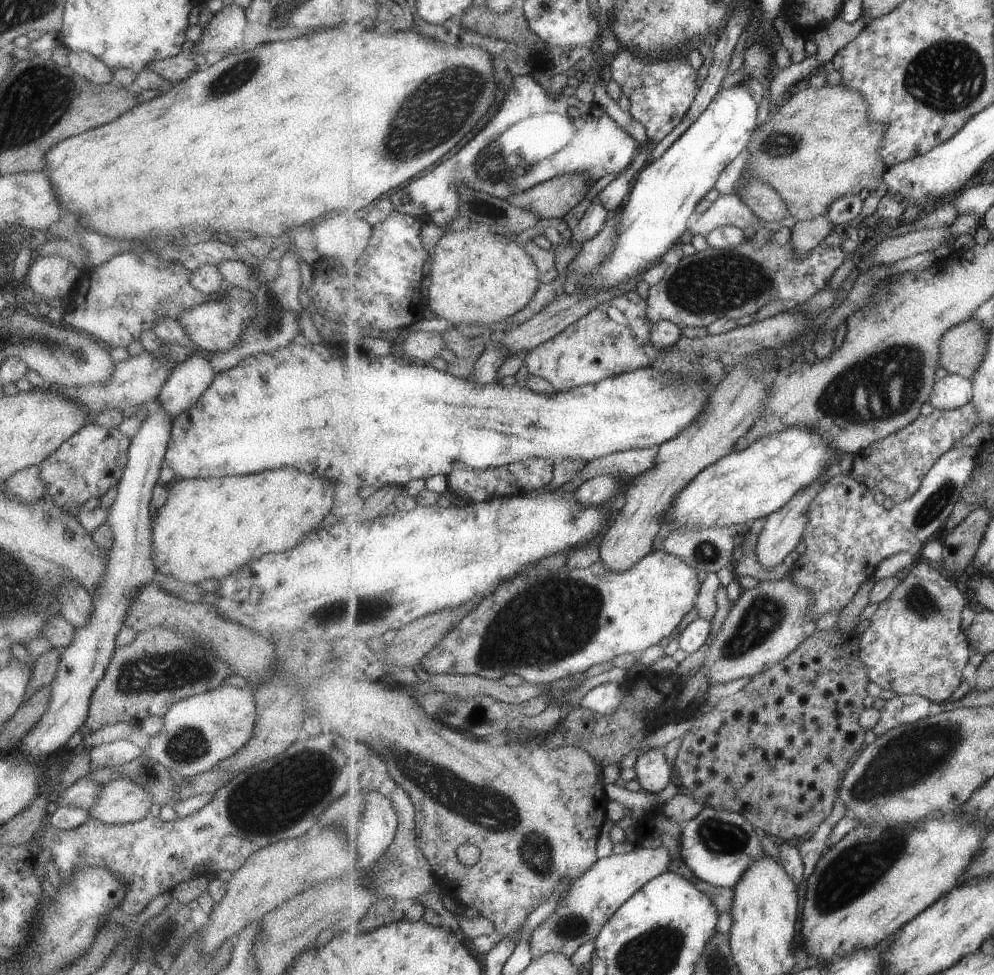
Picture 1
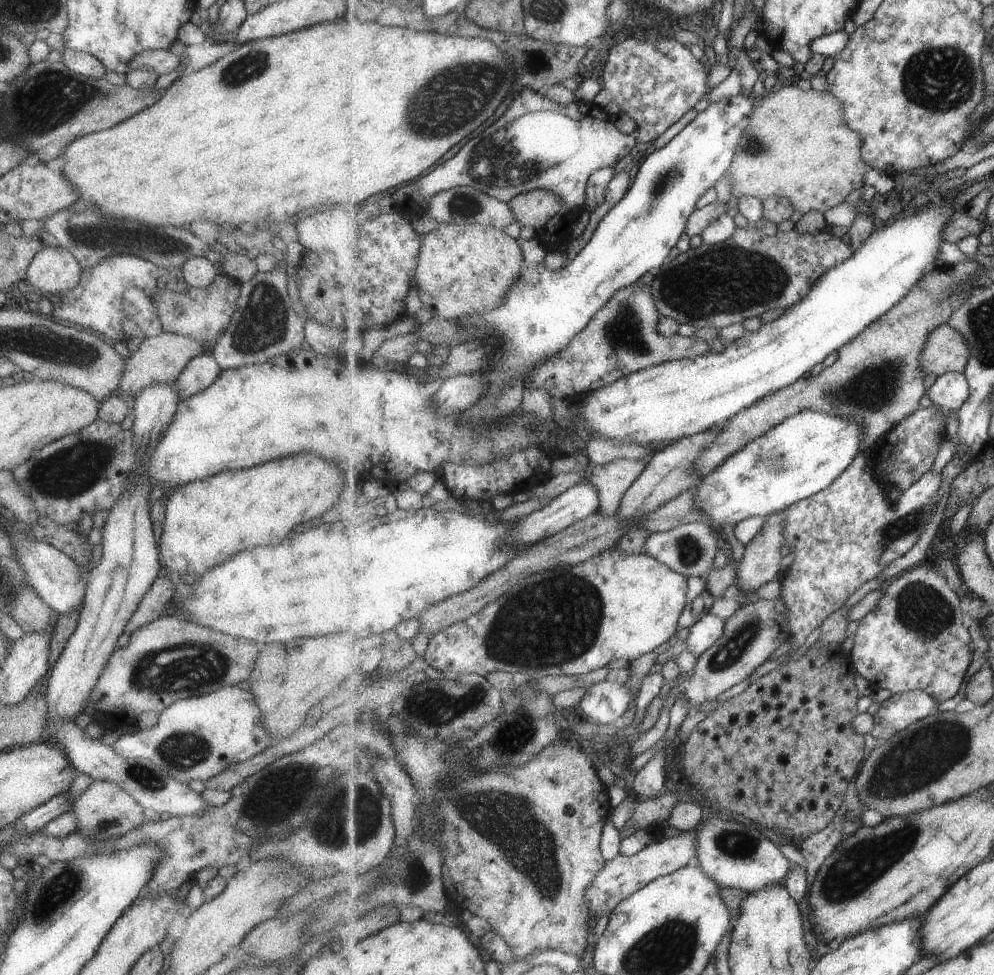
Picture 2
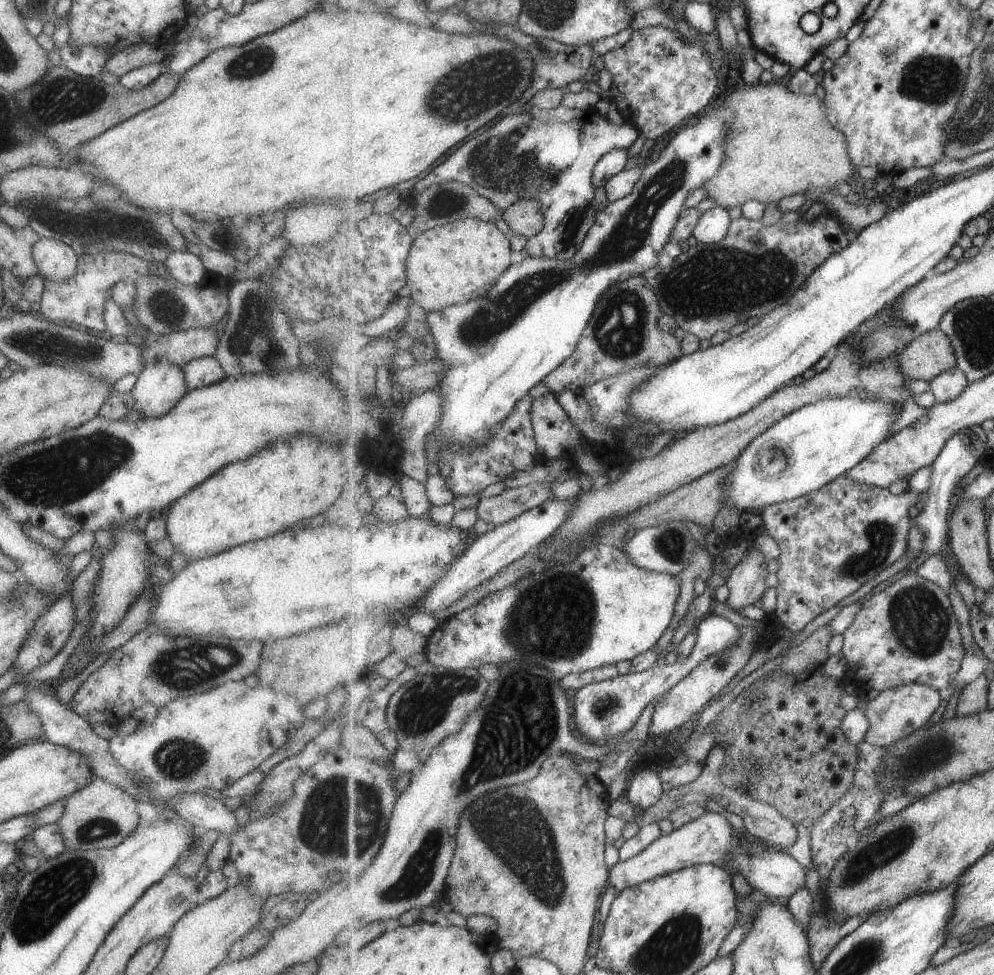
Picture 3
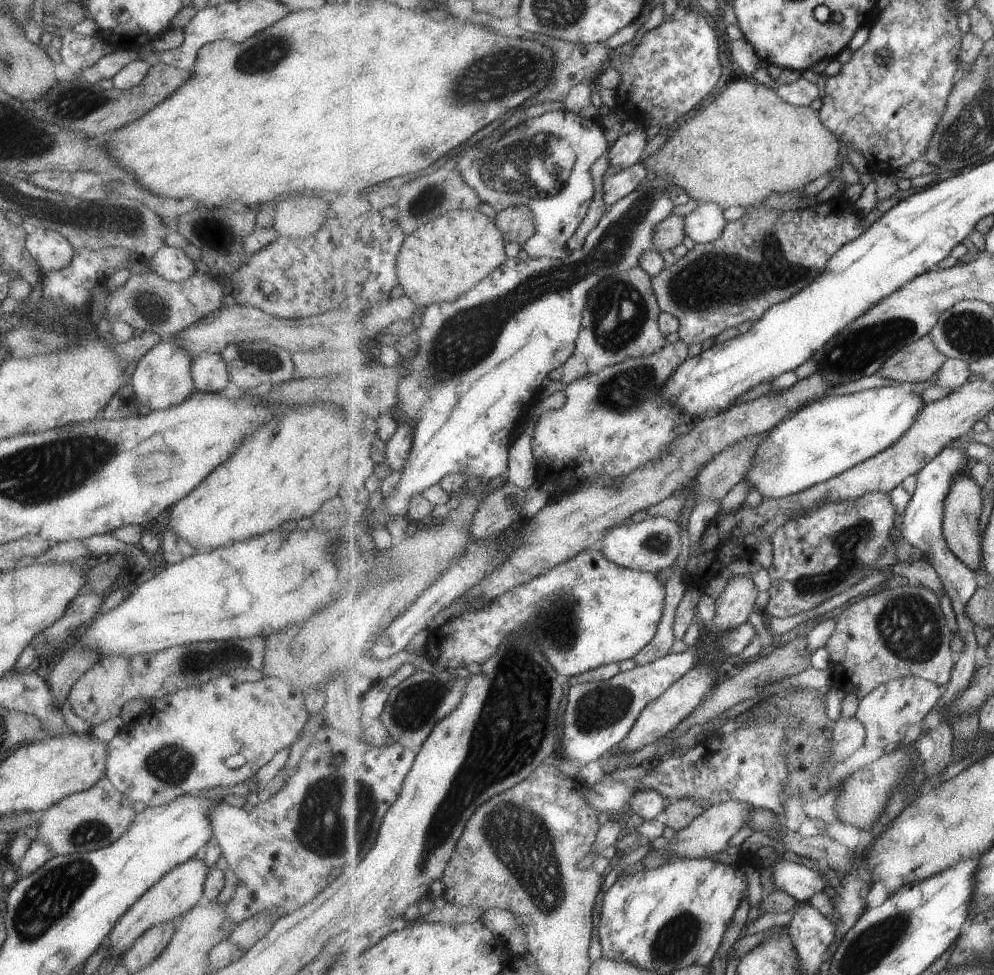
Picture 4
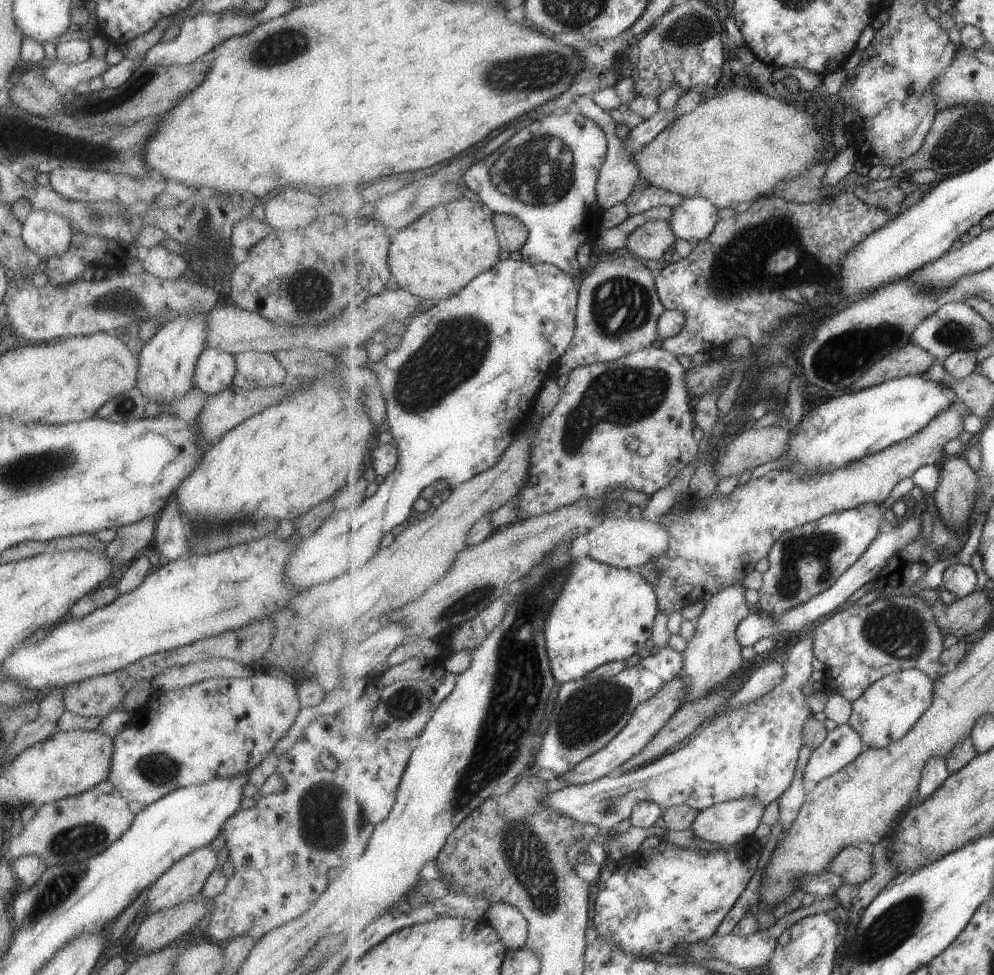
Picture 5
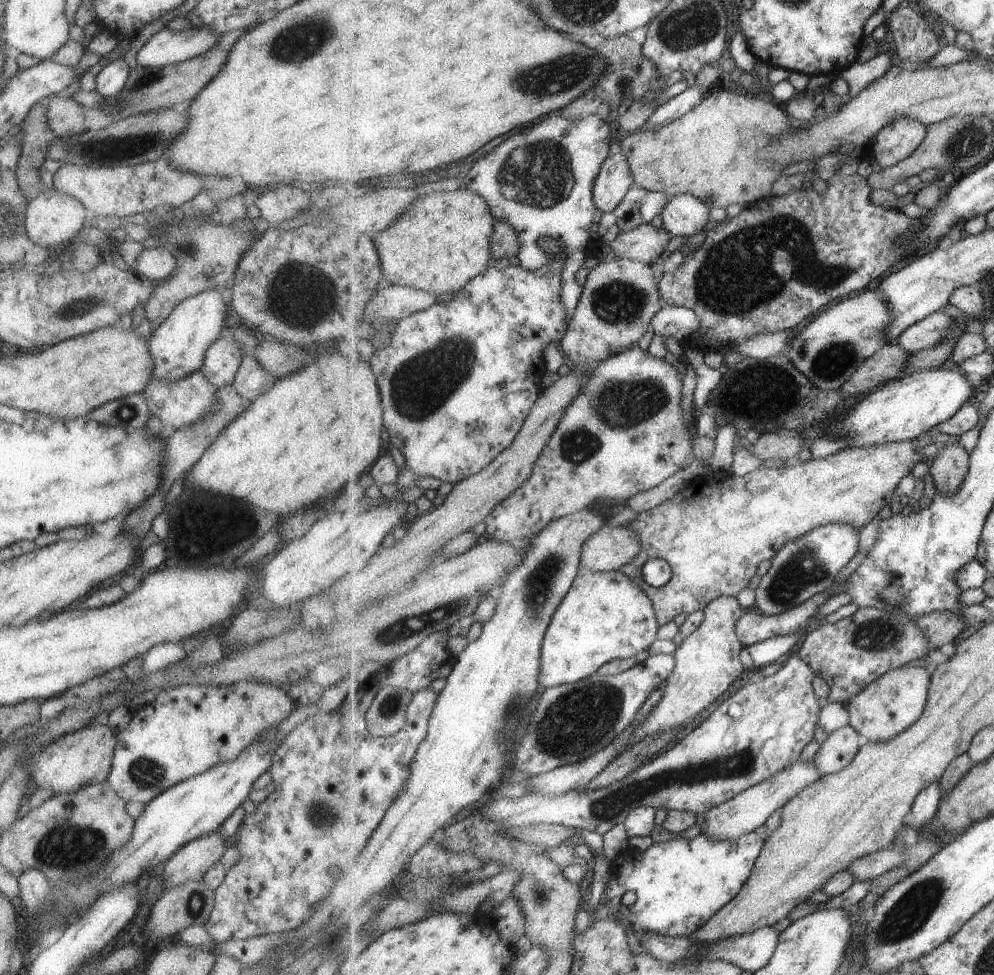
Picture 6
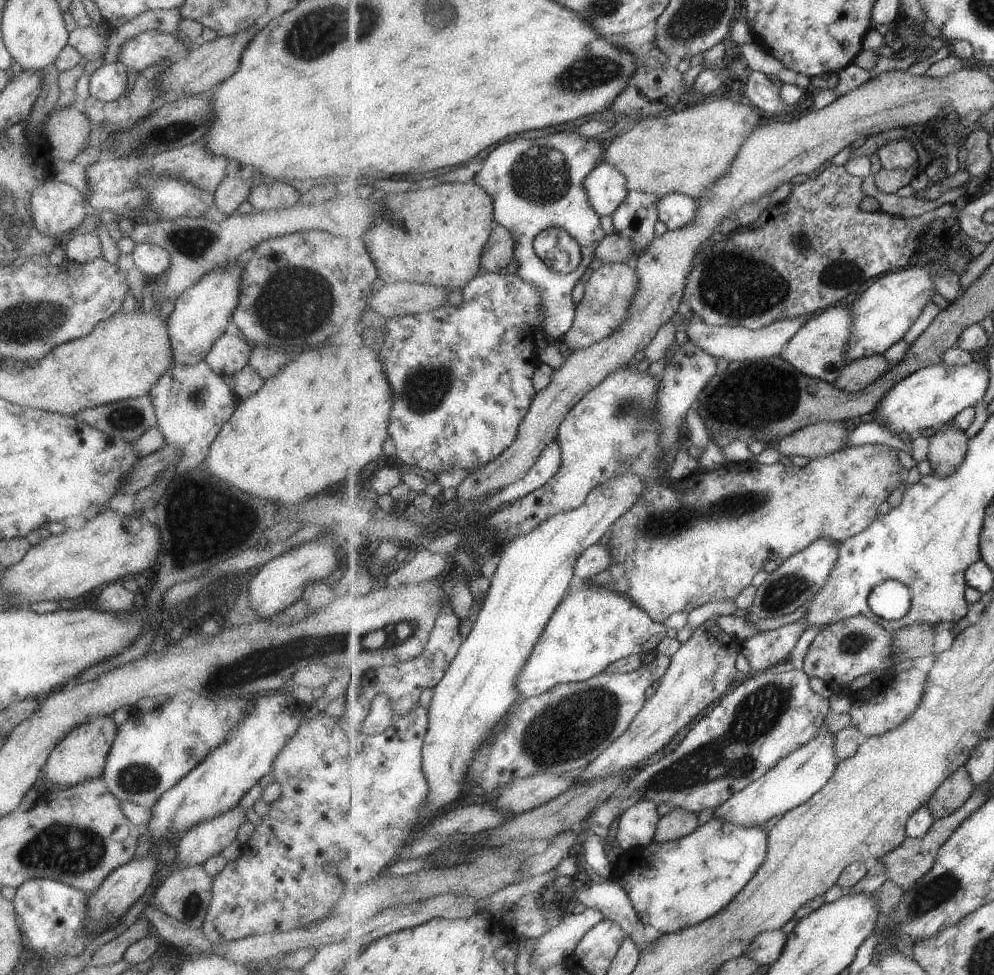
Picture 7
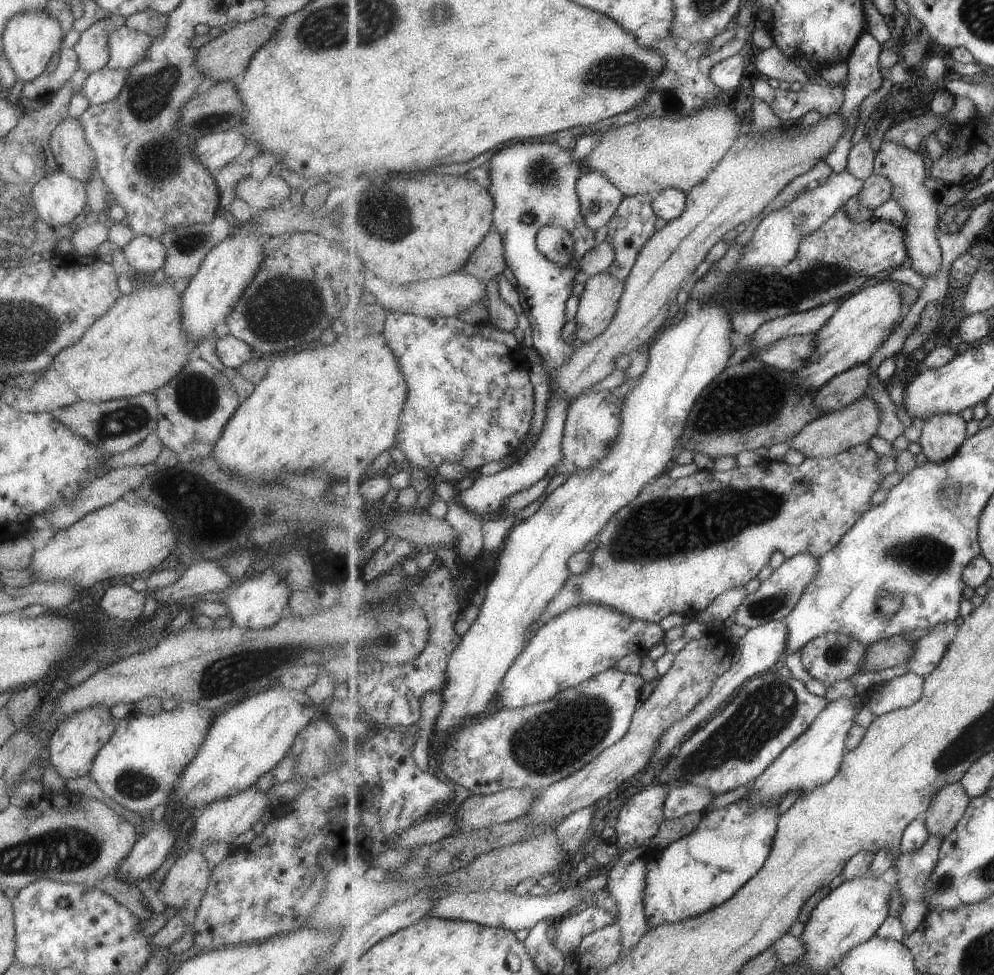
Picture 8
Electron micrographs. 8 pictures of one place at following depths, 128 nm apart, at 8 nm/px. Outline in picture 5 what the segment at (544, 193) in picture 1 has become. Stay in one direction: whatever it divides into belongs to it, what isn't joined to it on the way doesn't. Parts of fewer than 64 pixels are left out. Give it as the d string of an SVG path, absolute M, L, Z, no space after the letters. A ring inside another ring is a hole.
M494 214L494 223L498 231L498 238L502 250L520 251L529 240L529 228L527 224L513 214Z

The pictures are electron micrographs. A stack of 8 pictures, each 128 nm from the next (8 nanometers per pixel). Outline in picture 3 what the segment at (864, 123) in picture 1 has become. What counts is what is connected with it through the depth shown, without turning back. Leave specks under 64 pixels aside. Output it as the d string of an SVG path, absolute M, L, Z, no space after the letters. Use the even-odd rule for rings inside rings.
M779 81L758 83L757 85L738 86L721 102L716 100L716 105L727 106L735 112L735 118L731 122L731 128L727 132L727 154L723 160L721 175L711 178L705 188L709 198L717 205L729 209L733 206L742 207L749 200L759 200L763 204L779 202L792 194L805 194L807 200L824 202L829 211L838 214L841 219L849 222L850 228L858 233L863 232L870 224L881 220L887 212L879 212L881 208L871 208L867 212L866 206L852 205L847 202L845 196L833 192L833 188L840 182L847 182L856 186L858 166L854 166L847 146L847 136L839 132L829 122L829 110L825 106L824 98L818 98L815 93L809 95L794 94L787 85Z

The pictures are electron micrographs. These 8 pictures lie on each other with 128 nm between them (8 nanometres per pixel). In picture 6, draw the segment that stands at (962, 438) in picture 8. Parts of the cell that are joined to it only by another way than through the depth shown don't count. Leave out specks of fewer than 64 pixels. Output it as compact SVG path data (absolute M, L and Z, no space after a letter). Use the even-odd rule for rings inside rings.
M958 441L945 445L930 463L936 490L949 494L949 492L957 492L961 484L967 480L970 454Z

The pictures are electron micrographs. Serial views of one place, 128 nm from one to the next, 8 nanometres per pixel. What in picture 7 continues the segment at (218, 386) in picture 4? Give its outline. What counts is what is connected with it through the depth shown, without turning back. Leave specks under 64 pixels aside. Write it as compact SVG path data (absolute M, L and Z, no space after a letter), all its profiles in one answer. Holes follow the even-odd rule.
M223 333L209 349L203 360L219 376L231 375L248 364L251 345L243 336Z

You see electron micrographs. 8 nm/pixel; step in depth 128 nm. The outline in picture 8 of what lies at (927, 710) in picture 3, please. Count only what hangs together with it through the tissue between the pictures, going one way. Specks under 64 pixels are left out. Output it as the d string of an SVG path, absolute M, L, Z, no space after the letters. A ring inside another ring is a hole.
M908 672L888 681L882 688L871 692L866 707L875 718L897 709L909 708L923 698L925 678Z

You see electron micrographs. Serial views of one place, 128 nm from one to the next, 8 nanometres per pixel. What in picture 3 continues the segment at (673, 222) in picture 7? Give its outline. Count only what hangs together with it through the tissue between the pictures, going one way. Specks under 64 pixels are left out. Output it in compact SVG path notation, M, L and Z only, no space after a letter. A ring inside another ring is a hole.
M715 205L703 213L694 232L697 242L703 244L721 242L729 234L732 221L727 211L728 209L721 205Z

